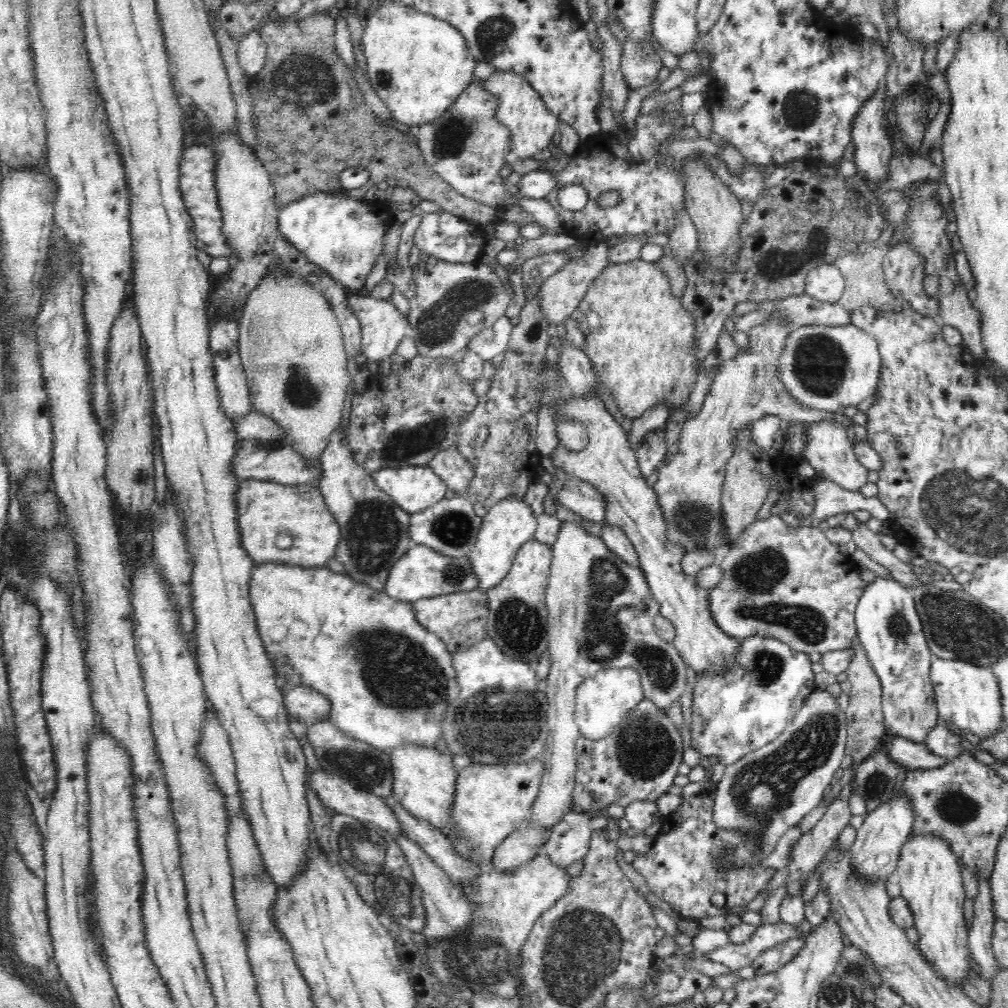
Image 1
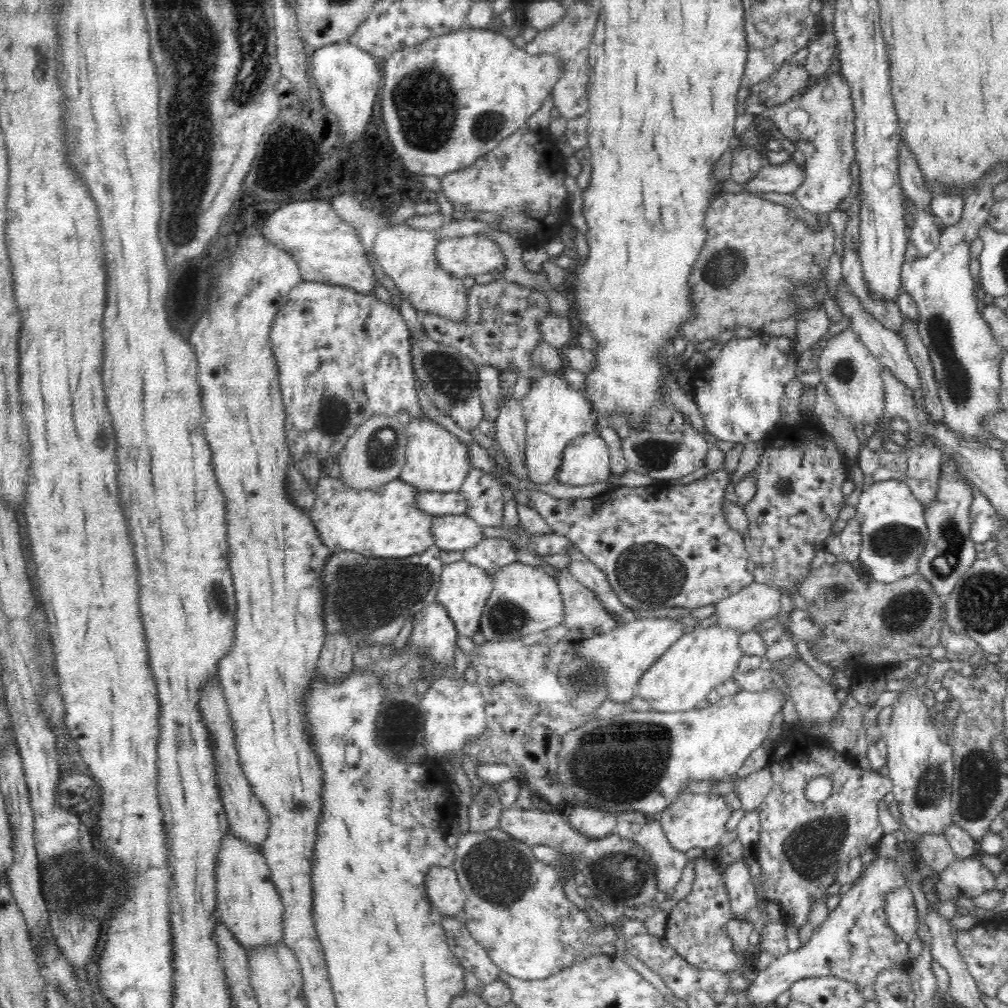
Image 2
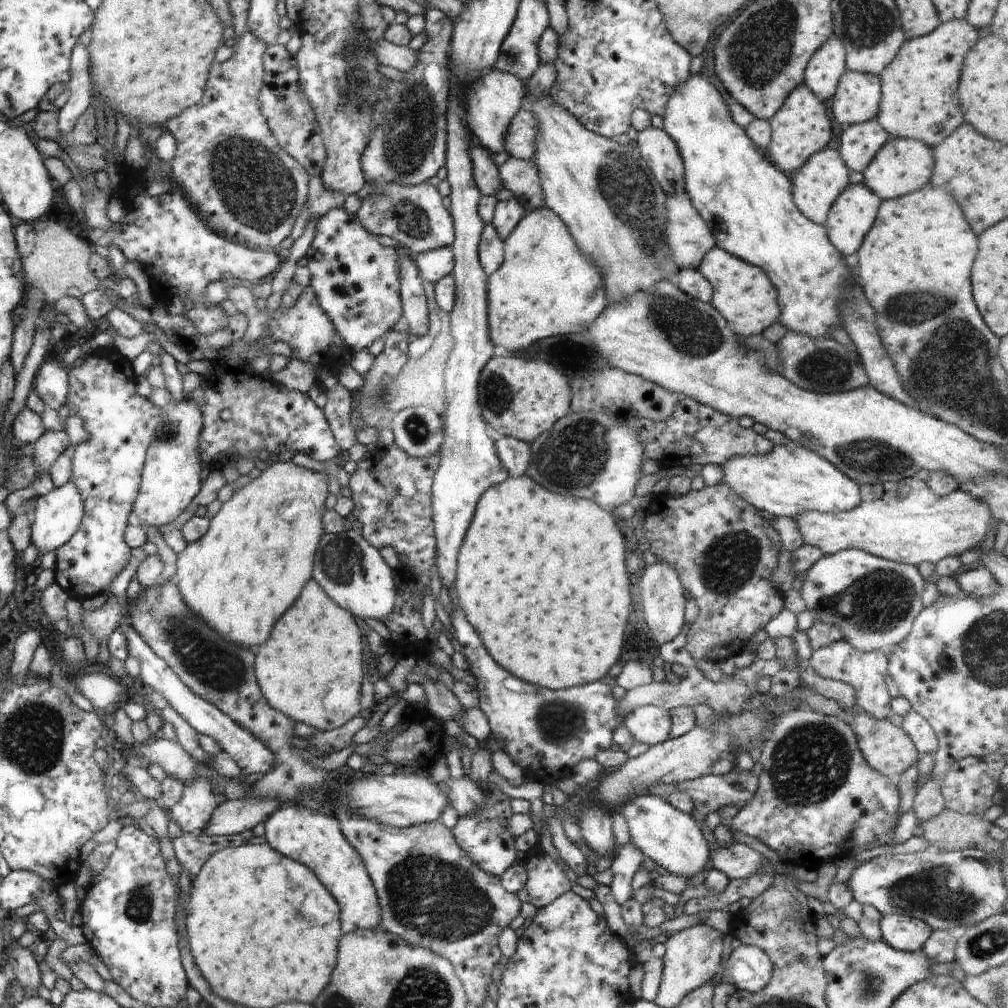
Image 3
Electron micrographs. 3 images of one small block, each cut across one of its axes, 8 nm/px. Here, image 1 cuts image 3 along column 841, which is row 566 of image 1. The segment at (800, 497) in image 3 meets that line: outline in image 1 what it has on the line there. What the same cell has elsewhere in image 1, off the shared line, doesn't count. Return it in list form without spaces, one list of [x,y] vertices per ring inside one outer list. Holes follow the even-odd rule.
[[[508,496],[488,509],[483,516],[474,548],[467,554],[479,586],[486,591],[494,588],[508,574],[520,547],[534,538],[537,529],[537,517],[524,499]]]

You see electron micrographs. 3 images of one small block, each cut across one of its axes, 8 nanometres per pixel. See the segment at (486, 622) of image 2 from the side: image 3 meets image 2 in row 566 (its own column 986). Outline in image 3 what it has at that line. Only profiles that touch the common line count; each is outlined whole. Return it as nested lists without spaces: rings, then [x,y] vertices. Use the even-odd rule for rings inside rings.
[[[917,477],[901,478],[895,481],[876,484],[860,484],[861,501],[850,510],[821,513],[818,511],[802,511],[794,520],[807,545],[818,547],[823,555],[840,552],[844,549],[858,549],[874,556],[908,563],[917,567],[924,561],[936,564],[946,557],[960,557],[966,550],[978,549],[986,539],[986,532],[995,531],[999,520],[992,514],[986,501],[977,499],[968,491],[958,488],[950,494],[937,495],[924,481]]]

